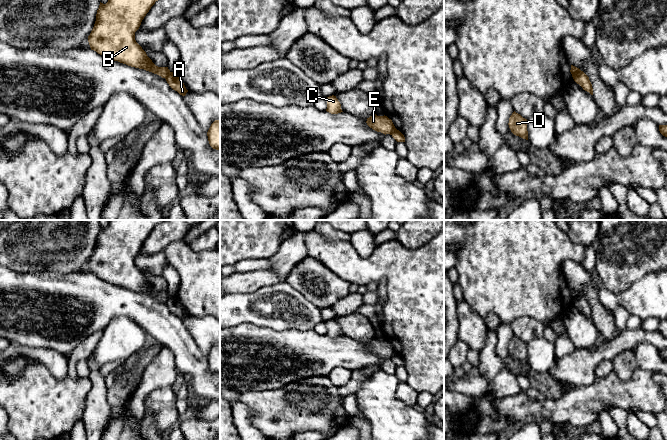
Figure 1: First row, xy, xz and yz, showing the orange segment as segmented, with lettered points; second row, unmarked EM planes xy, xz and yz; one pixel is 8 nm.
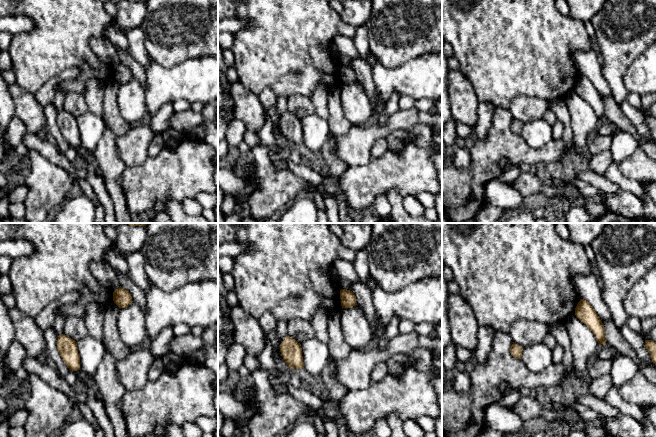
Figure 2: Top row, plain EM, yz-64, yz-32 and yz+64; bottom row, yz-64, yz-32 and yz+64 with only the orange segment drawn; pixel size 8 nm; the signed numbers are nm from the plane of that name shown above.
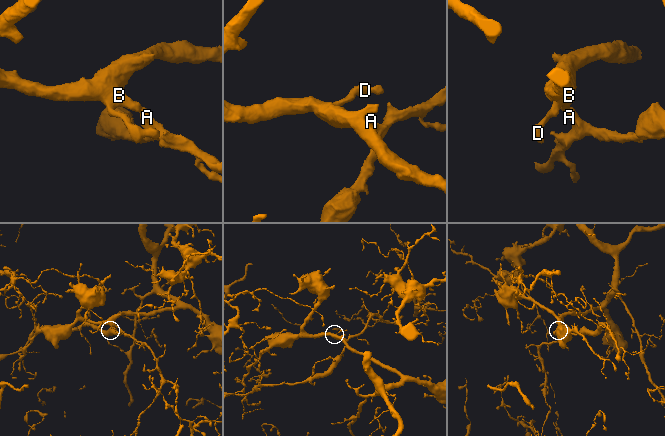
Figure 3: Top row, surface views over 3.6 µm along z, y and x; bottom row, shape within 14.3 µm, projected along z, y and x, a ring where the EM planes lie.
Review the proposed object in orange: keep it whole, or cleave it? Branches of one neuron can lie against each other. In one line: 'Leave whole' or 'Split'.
Split

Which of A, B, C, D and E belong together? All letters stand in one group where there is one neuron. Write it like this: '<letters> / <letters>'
A / B C D E

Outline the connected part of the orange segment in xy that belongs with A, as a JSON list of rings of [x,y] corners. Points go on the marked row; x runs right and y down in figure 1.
[[[170,72],[168,76],[166,77],[166,81],[169,84],[169,86],[177,91],[180,95],[185,96],[188,90],[186,89],[184,83],[179,78],[179,76],[176,74],[176,72]]]

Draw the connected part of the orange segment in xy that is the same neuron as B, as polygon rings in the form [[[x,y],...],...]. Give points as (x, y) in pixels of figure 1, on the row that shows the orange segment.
[[[108,0],[106,4],[100,2],[94,27],[88,36],[91,50],[107,59],[144,69],[166,79],[170,73],[168,67],[156,66],[135,40],[135,32],[156,1],[158,0]]]

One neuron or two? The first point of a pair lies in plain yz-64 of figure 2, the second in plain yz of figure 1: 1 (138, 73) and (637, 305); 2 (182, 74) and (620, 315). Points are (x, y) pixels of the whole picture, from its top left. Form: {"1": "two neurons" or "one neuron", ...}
{"1": "two neurons", "2": "two neurons"}

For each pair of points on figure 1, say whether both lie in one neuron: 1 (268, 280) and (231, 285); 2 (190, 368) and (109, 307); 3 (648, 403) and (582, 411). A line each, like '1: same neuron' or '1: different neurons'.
1: same neuron
2: same neuron
3: same neuron

